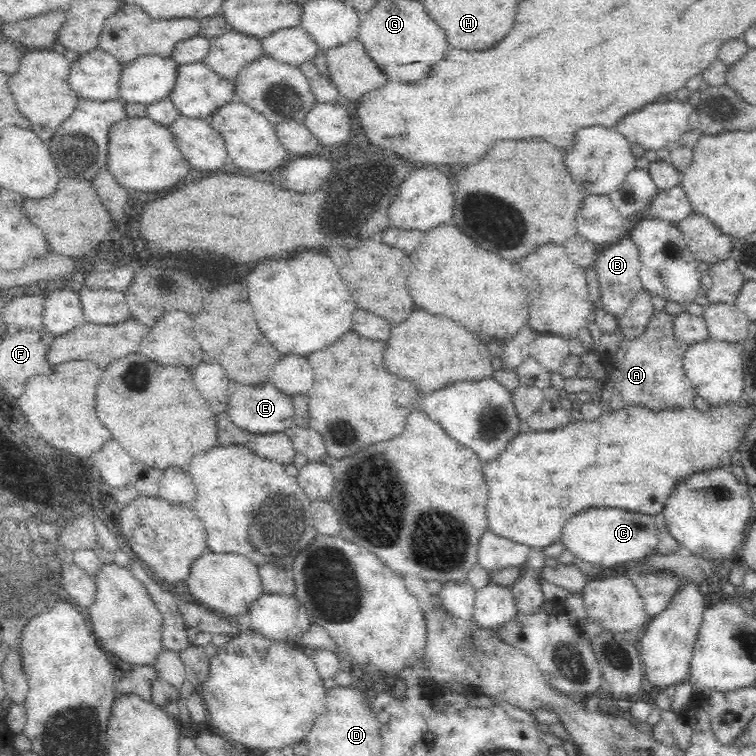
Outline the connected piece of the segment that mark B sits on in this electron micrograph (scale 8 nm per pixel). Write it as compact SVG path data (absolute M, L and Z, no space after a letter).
M630 234L621 237L616 242L600 247L595 262L592 264L592 269L597 273L602 290L603 310L612 316L612 319L616 319L616 322L624 318L636 296L646 292L639 278L639 266L639 252Z

